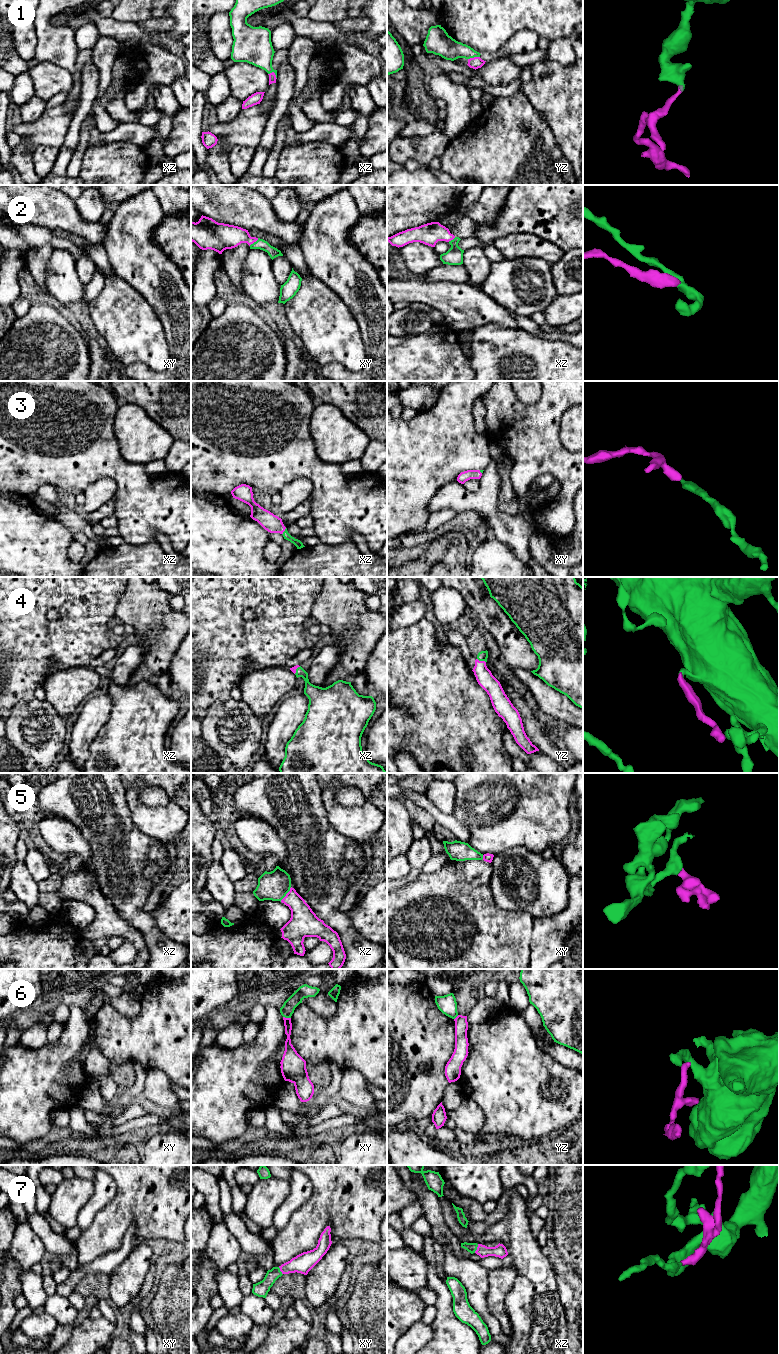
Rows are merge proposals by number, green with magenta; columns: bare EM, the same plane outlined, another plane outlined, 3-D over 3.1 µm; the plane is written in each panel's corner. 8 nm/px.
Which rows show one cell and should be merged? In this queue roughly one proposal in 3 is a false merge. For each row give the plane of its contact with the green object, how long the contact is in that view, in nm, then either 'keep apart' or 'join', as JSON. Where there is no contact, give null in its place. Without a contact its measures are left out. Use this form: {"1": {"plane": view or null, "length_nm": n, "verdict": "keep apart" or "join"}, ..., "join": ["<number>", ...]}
{"1": {"plane": "xz", "length_nm": 80, "verdict": "join"}, "2": {"plane": "xy", "length_nm": 100, "verdict": "join"}, "3": {"plane": "xz", "length_nm": 70, "verdict": "join"}, "4": {"plane": "yz", "length_nm": 80, "verdict": "join"}, "5": {"plane": "xz", "length_nm": 150, "verdict": "join"}, "6": {"plane": "xy", "length_nm": 70, "verdict": "keep apart"}, "7": {"plane": "xz", "length_nm": 80, "verdict": "join"}, "join": ["1", "2", "3", "4", "5", "7"]}

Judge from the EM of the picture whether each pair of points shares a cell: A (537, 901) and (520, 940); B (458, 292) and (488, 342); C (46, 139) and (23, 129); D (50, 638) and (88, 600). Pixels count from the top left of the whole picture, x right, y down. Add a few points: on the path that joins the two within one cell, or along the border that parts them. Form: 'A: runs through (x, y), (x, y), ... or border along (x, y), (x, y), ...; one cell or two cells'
A: border along (508, 909), (524, 910), (534, 917); two cells
B: border along (501, 326), (495, 323), (485, 323), (472, 327); two cells
C: runs through (40, 133), (29, 131); one cell
D: runs through (59, 629), (79, 609); one cell

